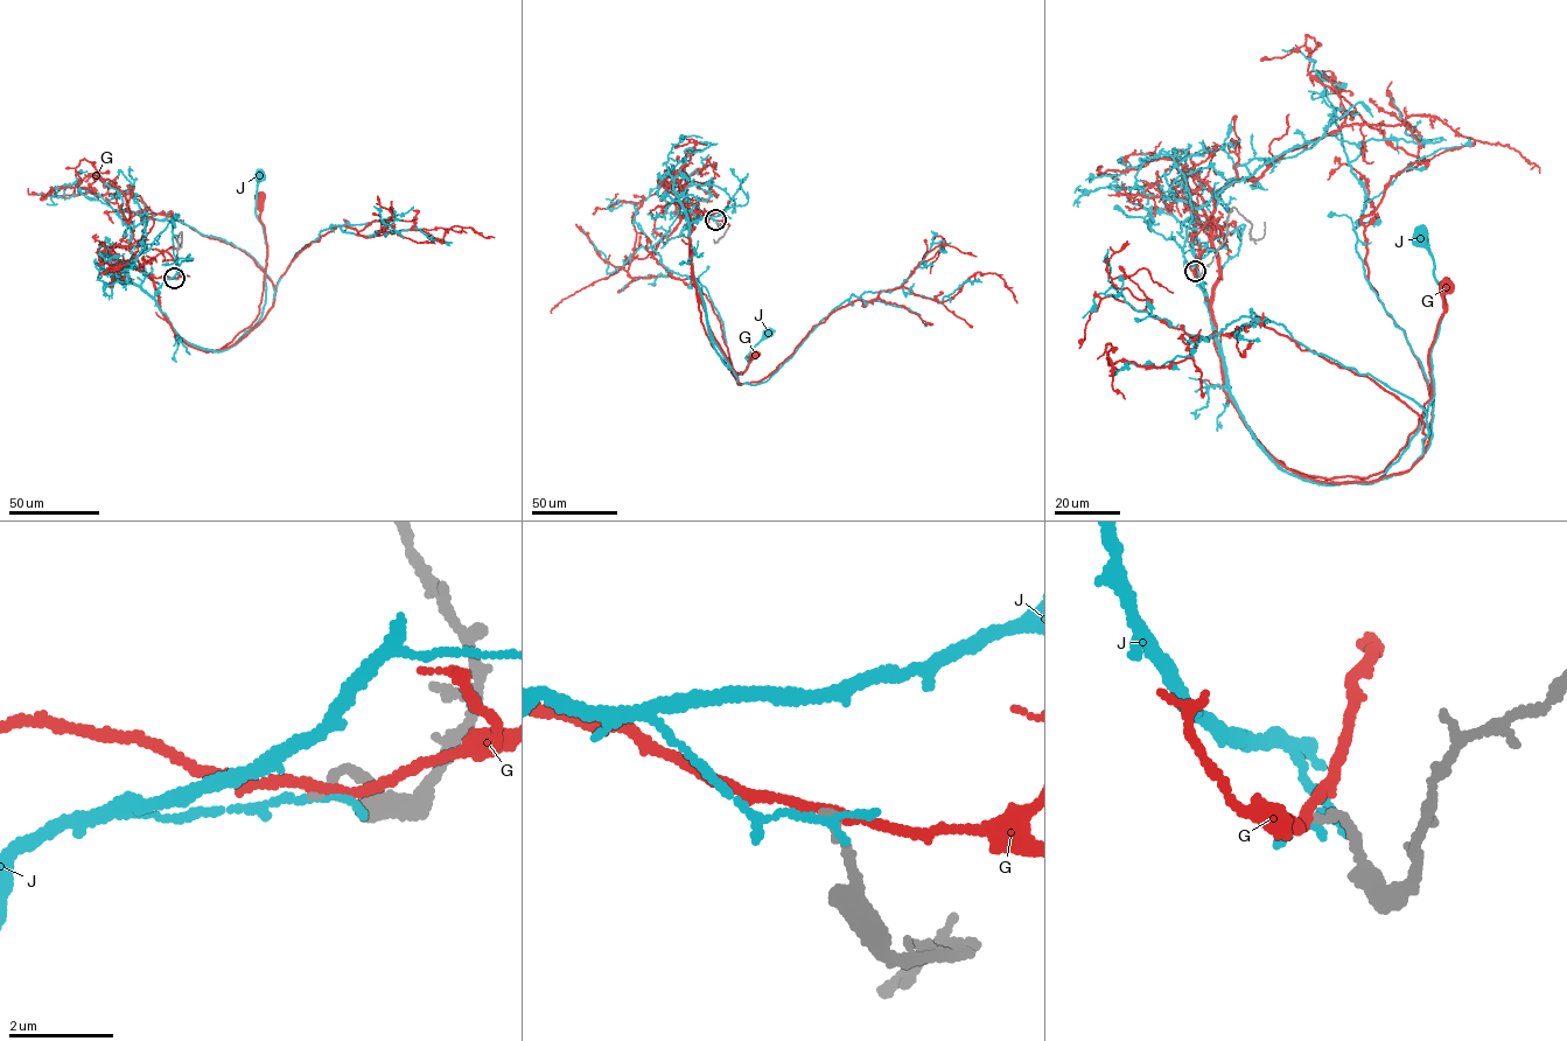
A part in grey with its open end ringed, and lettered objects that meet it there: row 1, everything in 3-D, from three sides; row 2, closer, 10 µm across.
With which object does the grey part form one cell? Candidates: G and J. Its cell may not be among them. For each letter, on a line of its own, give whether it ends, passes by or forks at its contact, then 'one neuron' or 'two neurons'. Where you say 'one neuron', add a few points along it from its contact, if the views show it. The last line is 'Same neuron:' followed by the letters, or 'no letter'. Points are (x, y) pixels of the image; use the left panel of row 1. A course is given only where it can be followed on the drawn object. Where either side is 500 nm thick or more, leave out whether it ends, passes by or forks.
G: it passes by | two neurons
J: it ends | two neurons
Same neuron: no letter

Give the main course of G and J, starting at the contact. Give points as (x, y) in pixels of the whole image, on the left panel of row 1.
G: (174, 278), (146, 273), (160, 312), (186, 342), (215, 351), (247, 328), (259, 313), (266, 265), (260, 198)
J: (174, 278), (154, 300), (186, 341), (222, 351), (254, 326), (266, 287), (256, 208), (261, 175)

